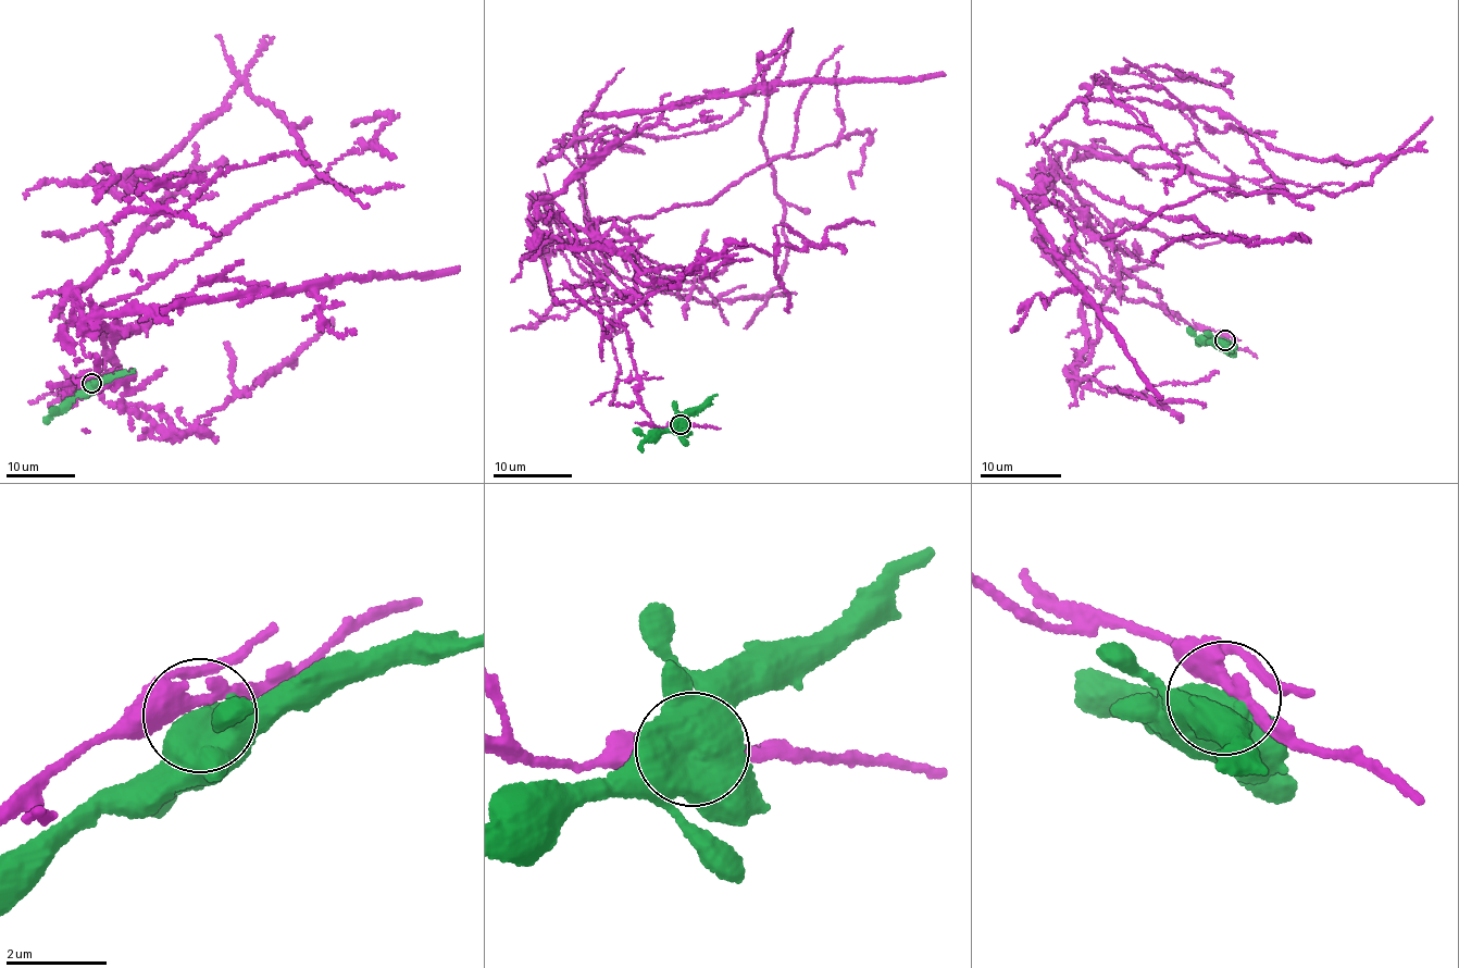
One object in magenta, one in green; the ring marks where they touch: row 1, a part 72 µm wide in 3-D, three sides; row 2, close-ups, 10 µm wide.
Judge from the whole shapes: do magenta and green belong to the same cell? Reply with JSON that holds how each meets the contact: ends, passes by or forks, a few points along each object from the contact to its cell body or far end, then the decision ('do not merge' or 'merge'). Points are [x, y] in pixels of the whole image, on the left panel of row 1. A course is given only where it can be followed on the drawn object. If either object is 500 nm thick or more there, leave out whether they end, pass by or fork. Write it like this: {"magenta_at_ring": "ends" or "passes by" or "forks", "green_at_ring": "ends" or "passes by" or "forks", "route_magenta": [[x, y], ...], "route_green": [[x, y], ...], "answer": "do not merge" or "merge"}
{"route_magenta": [[91, 382], [70, 397], [115, 359], [76, 293], [191, 172], [111, 187], [236, 85], [369, 206]], "route_green": [[91, 383], [64, 401], [46, 422]], "answer": "do not merge"}

